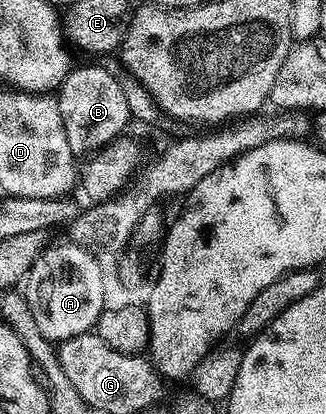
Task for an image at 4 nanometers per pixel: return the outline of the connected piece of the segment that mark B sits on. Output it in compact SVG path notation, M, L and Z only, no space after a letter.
M100 63L77 64L66 75L58 90L58 100L62 111L62 127L66 127L66 143L70 143L73 155L91 155L127 130L124 128L130 124L130 114L121 82L119 76L104 70Z

